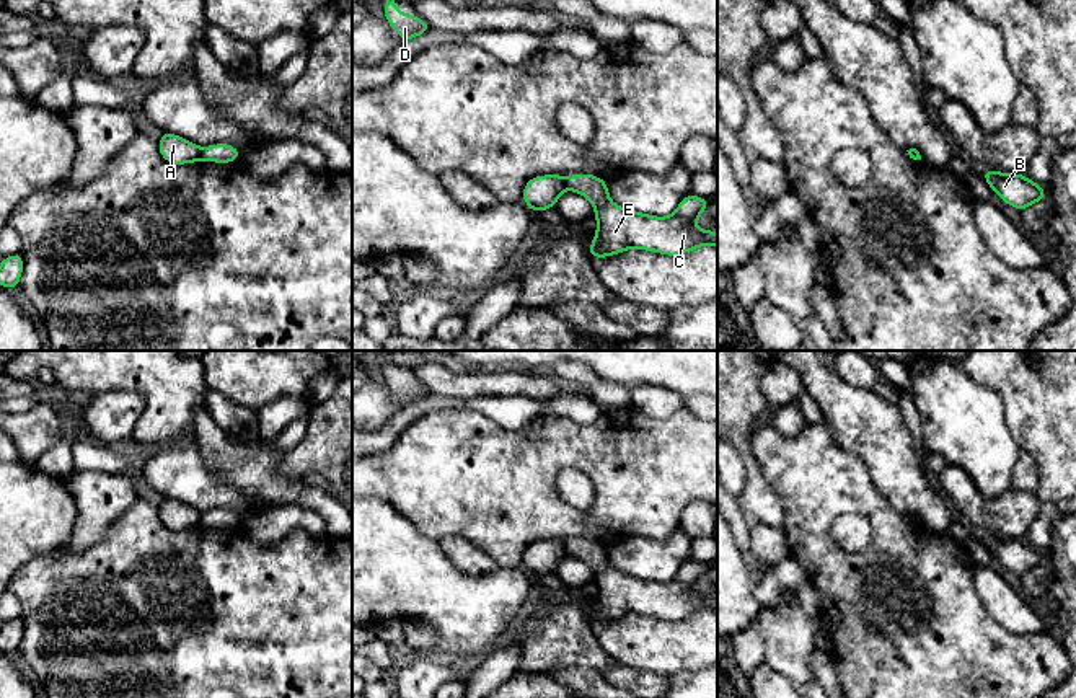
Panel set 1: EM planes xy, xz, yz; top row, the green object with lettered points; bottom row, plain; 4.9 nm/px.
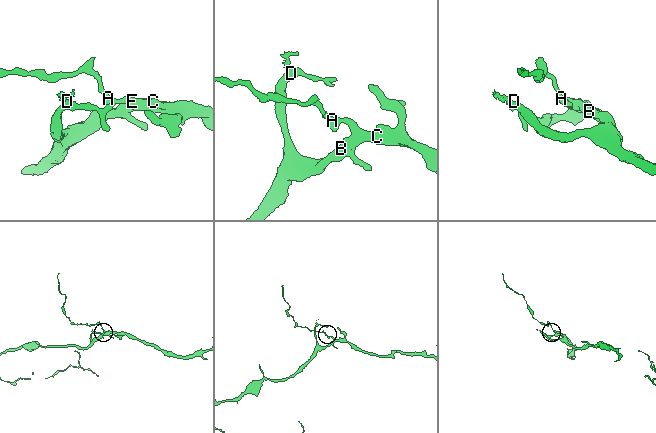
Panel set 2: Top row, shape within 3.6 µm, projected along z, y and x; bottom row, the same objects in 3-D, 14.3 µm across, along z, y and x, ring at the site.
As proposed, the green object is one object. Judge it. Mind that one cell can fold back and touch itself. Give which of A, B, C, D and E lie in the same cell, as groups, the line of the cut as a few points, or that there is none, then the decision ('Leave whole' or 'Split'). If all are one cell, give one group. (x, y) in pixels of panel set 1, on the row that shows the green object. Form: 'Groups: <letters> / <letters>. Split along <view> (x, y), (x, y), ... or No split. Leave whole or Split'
Groups: A / B C D E. Split along xy (202, 149), (199, 159). Split

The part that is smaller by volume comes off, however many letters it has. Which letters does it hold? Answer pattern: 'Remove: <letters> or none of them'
Remove: A

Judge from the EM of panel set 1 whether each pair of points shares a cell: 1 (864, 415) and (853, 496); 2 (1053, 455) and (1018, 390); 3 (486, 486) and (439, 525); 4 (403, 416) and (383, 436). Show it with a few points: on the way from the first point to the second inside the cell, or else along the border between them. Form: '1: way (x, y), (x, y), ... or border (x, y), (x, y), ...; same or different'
1: border (830, 431), (842, 447), (864, 463), (879, 490); different
2: way (1053, 439), (1053, 426), (1034, 406); same
3: way (475, 490), (450, 514); same
4: way (400, 421), (388, 432); same

